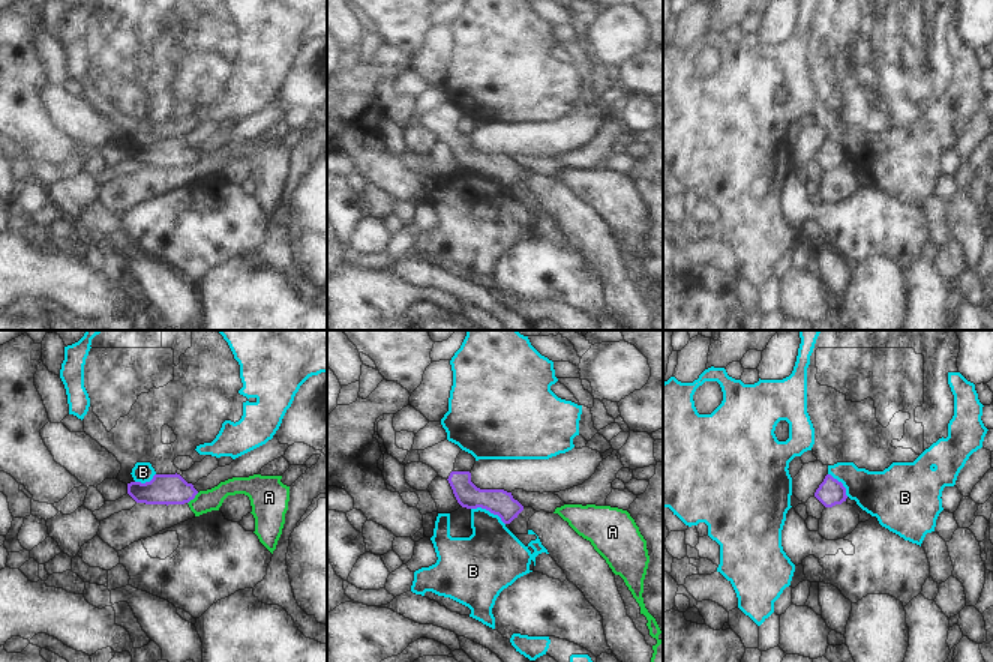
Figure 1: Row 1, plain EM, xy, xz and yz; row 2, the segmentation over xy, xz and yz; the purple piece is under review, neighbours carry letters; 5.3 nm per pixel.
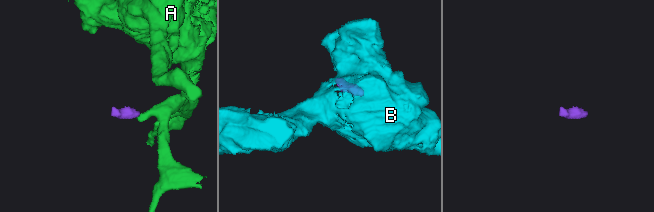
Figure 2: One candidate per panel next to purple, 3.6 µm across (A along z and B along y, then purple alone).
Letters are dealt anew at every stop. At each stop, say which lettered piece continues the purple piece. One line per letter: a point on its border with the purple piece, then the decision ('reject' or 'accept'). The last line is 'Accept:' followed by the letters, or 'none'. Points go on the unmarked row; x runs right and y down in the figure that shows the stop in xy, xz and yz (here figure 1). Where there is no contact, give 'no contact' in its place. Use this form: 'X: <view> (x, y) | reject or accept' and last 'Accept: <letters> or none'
A: xy (192, 162) | reject
B: xz (489, 174) | reject
Accept: none

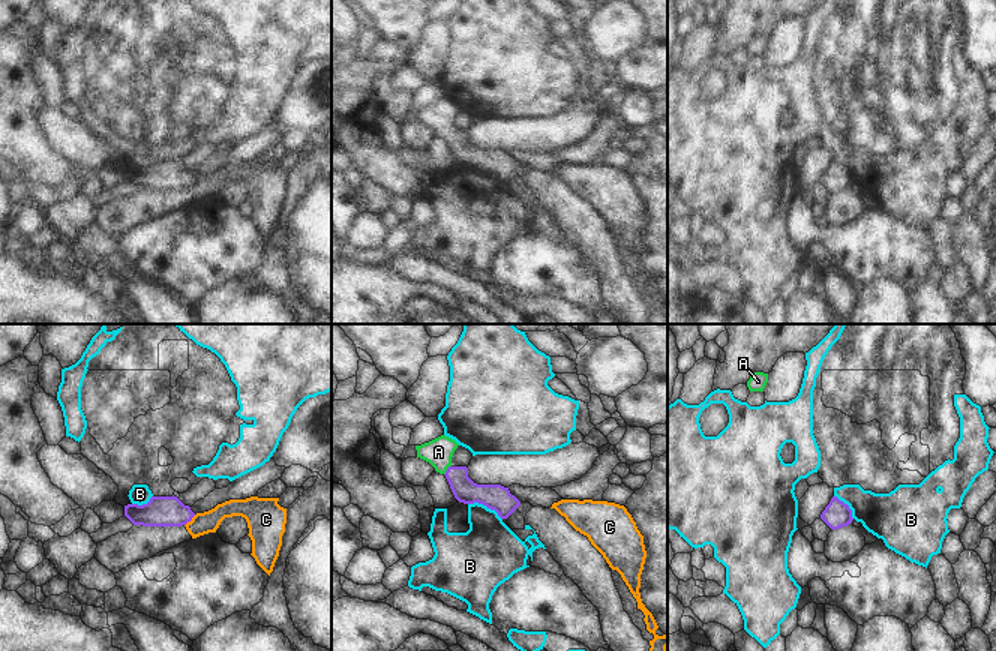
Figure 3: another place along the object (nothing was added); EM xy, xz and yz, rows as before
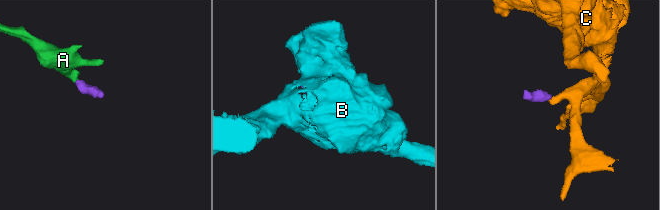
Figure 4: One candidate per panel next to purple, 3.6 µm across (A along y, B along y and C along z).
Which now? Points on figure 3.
A: xz (447, 134) | accept
B: xz (486, 170) | reject
C: xy (189, 185) | reject
Accept: A

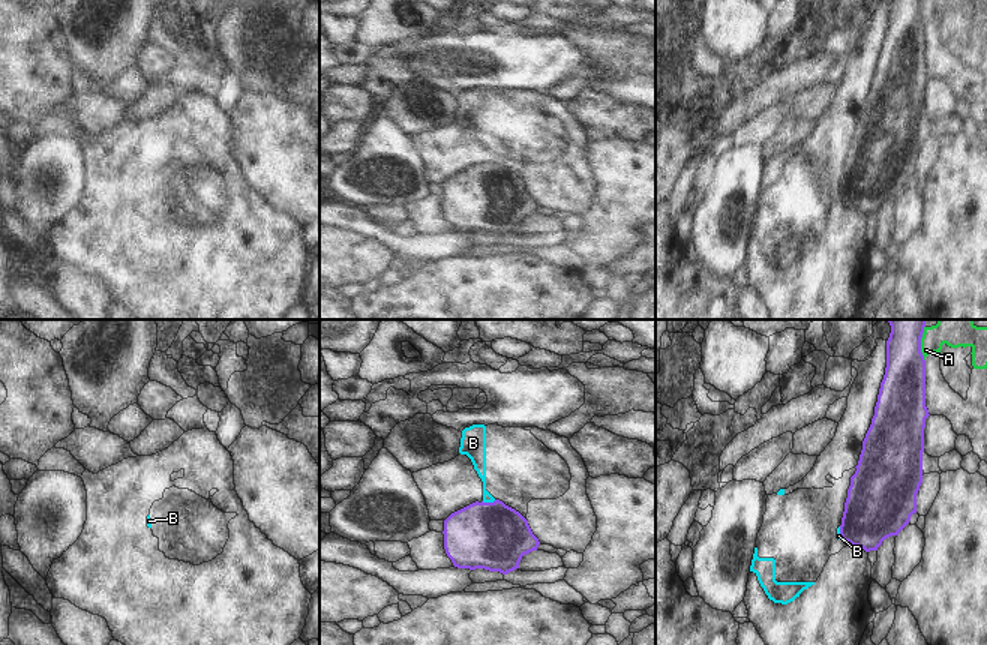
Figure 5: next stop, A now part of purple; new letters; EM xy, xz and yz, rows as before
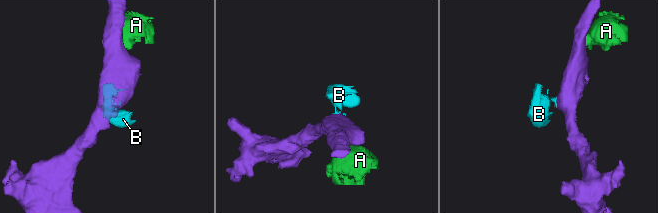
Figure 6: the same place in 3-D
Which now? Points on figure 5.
A: yz (920, 12) | reject
B: xz (488, 167) | reject
Accept: none

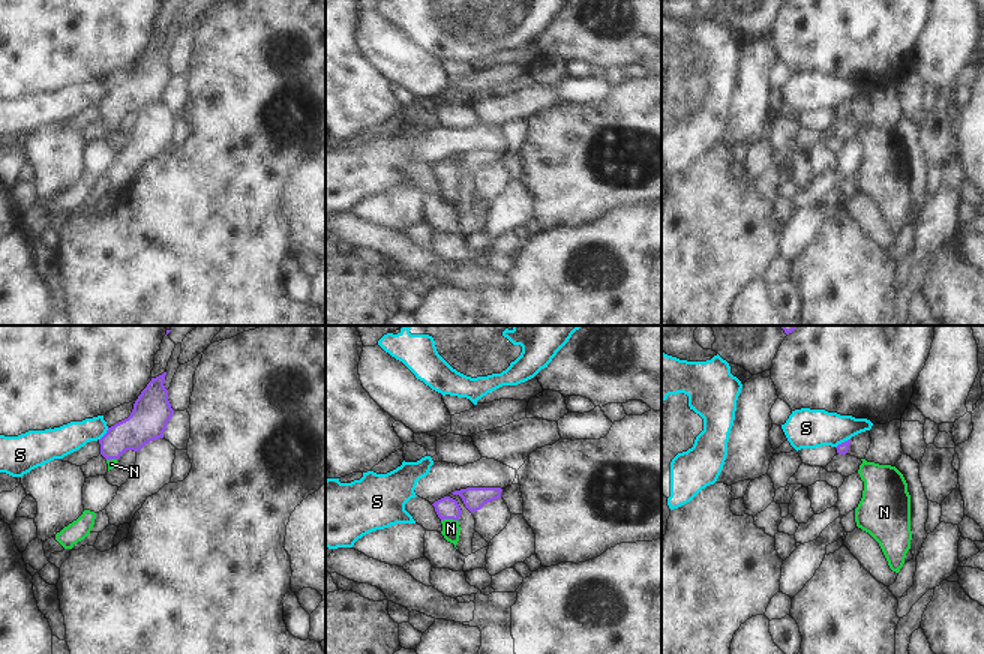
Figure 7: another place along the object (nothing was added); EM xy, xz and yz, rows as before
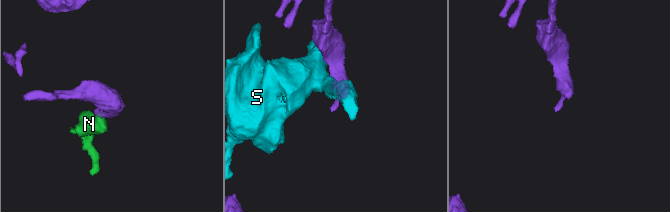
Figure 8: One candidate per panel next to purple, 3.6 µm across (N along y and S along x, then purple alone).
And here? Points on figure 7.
N: xz (449, 182) | accept
S: yz (842, 107) | reject
Accept: N

